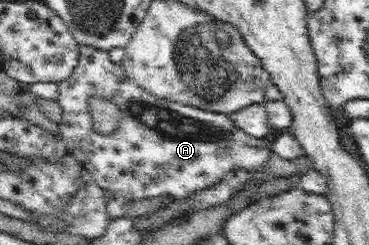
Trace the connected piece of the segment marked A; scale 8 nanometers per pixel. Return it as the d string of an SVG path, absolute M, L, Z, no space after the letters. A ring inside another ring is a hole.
M87 45L80 46L79 63L77 63L77 66L78 67L75 67L75 71L73 71L73 75L57 84L57 93L59 94L57 95L57 101L59 101L62 109L62 120L59 125L60 135L62 136L62 140L66 143L66 148L69 153L73 154L77 160L79 160L79 163L83 165L84 170L90 174L92 179L94 179L94 182L99 185L101 189L105 189L112 193L113 198L107 202L106 207L107 215L111 219L123 216L126 210L125 205L131 200L136 201L148 197L159 197L161 195L173 195L175 198L187 198L191 196L194 191L213 186L217 182L222 181L231 169L241 168L245 169L247 172L258 172L266 167L269 157L271 157L271 143L265 143L263 138L253 137L252 135L245 133L242 129L239 129L228 114L204 111L197 107L190 107L178 102L171 102L167 99L151 96L147 90L143 90L142 87L139 87L132 79L128 78L122 63L111 62L110 54L107 50L99 50ZM92 97L103 97L104 99L111 101L117 108L119 108L119 110L121 110L122 118L119 120L115 131L112 131L108 136L100 134L92 126L90 112L88 111L88 103Z

